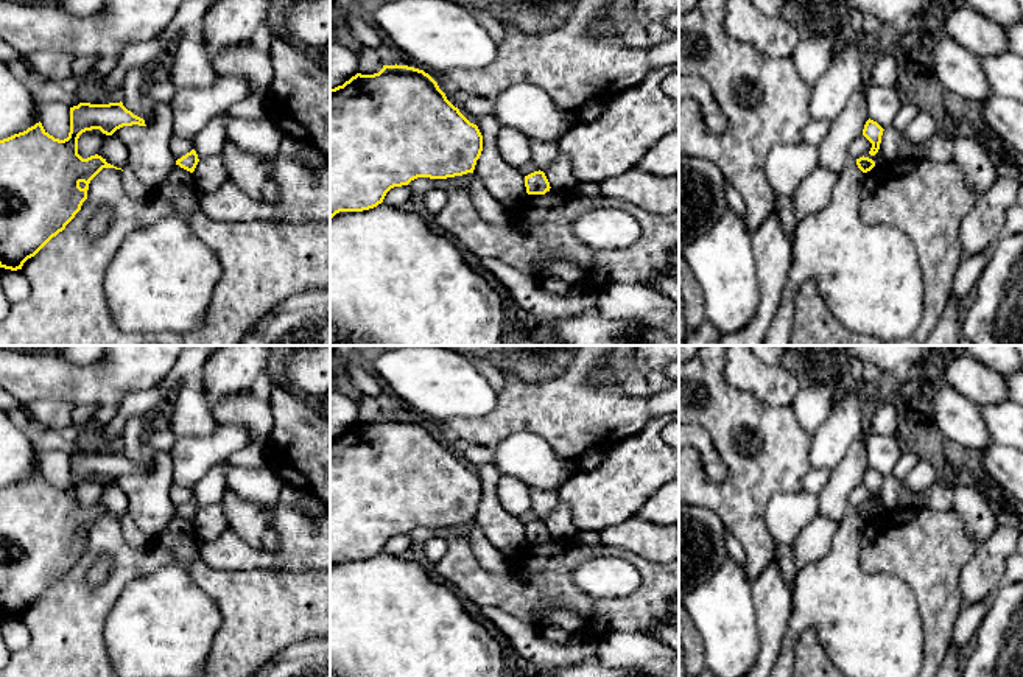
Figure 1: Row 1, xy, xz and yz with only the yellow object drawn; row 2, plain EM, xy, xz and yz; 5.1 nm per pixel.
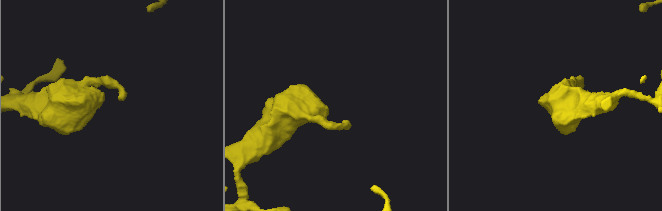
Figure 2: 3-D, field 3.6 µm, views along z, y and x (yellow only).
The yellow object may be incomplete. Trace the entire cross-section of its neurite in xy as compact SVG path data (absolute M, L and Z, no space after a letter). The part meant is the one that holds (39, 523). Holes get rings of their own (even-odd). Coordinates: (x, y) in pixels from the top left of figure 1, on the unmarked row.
M121 450L79 451L70 456L70 481L64 489L50 484L40 470L0 489L0 616L22 618L23 612L62 581L81 559L90 529L103 517L121 518L98 503L83 507L78 503L79 484L92 478L112 484L117 478L132 473L146 475L145 468L128 459Z

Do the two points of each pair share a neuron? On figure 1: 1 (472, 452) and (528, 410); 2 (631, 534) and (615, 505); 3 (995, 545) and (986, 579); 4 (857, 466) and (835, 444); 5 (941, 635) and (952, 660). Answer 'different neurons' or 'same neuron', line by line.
1: different neurons
2: different neurons
3: same neuron
4: different neurons
5: different neurons

